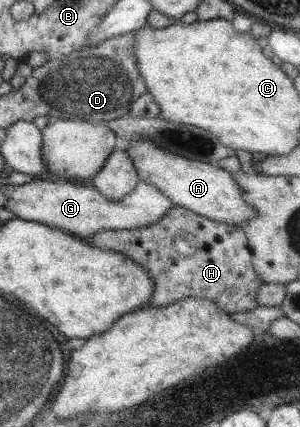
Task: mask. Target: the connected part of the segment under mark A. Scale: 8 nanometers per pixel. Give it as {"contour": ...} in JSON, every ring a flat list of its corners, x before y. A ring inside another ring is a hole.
{"contour":[[148,140,129,142,129,147,125,149,125,152,128,153,136,168,138,179,155,186,174,206,189,209,189,211,213,221,233,225,241,223,241,221,249,221,257,215,255,209,242,199,232,174,227,173,225,169,220,169,219,166,177,157,173,153,154,147,154,144]]}

